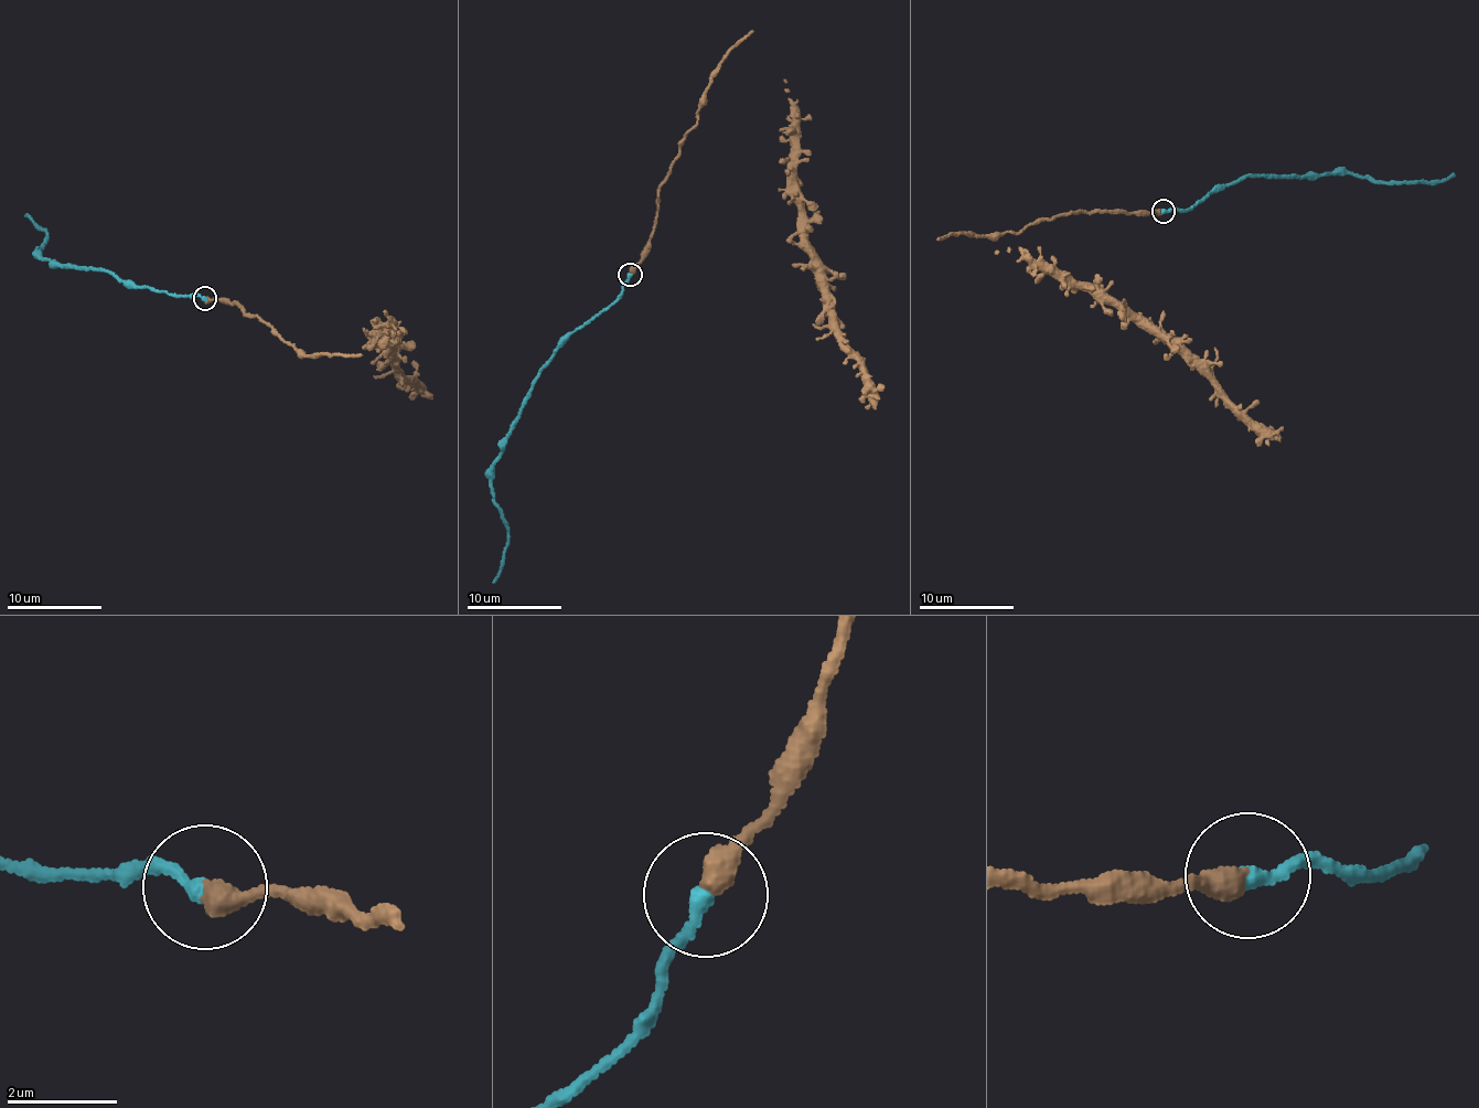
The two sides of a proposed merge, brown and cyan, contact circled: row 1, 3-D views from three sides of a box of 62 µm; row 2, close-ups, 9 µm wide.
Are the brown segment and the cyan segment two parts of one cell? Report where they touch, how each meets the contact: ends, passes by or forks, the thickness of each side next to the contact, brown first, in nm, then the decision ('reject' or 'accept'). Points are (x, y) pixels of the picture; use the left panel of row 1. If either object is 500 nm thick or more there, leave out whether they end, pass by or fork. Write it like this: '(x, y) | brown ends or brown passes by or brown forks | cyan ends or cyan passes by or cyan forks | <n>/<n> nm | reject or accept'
(204, 298) | brown ends | cyan ends | 440/280 nm | accept

